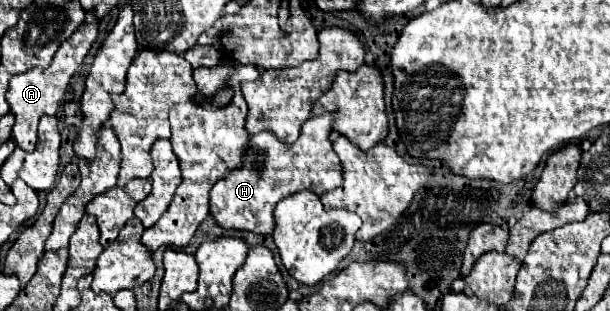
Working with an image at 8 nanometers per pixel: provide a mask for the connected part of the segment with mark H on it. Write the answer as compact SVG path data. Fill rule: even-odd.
M334 114L308 118L294 144L282 144L272 132L260 132L250 138L250 148L244 156L244 168L232 170L224 180L216 182L210 190L210 214L224 230L244 230L268 236L274 232L274 208L276 204L300 190L310 190L322 196L342 186L342 166L332 150L332 120ZM254 154L262 156L262 170L254 166Z

